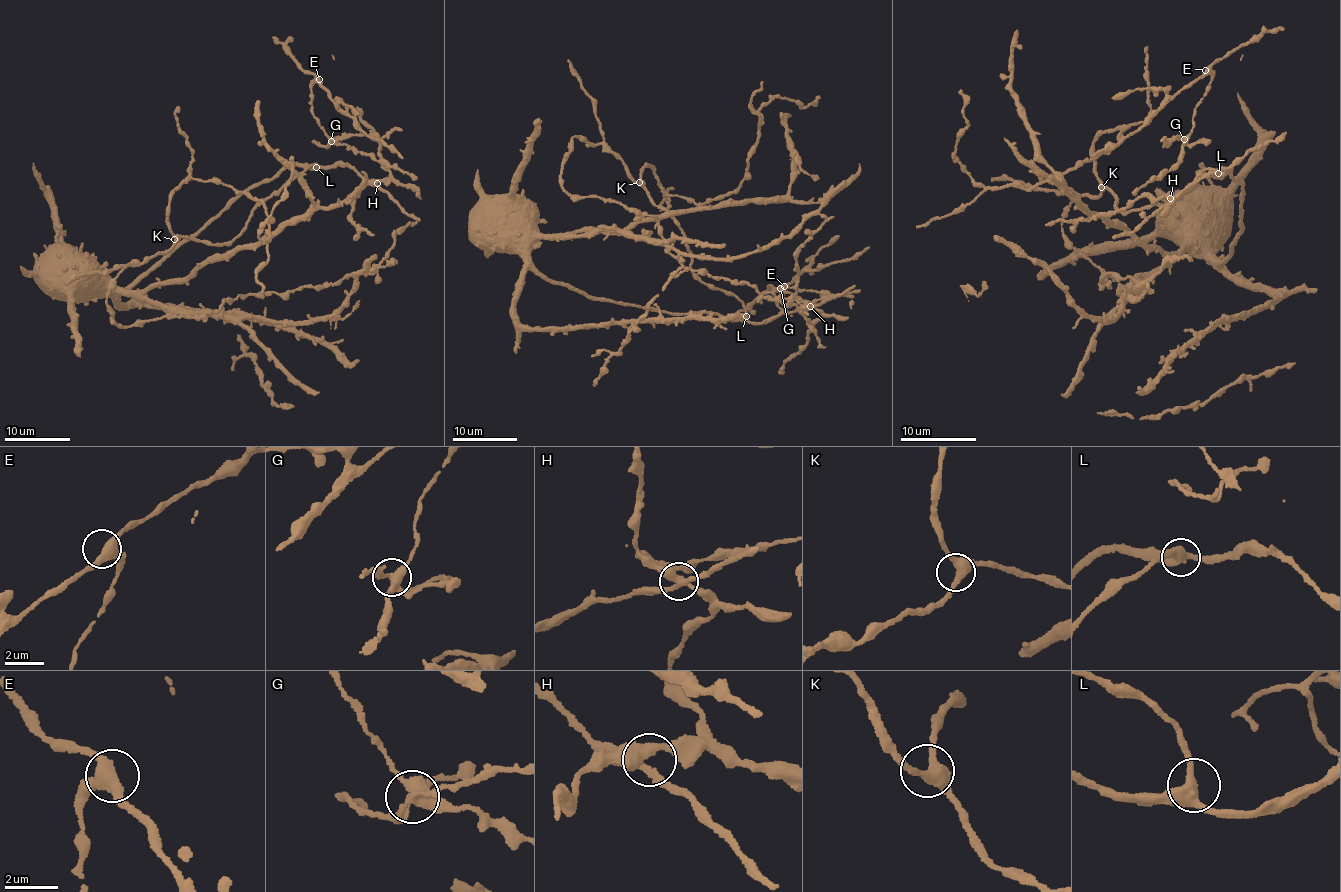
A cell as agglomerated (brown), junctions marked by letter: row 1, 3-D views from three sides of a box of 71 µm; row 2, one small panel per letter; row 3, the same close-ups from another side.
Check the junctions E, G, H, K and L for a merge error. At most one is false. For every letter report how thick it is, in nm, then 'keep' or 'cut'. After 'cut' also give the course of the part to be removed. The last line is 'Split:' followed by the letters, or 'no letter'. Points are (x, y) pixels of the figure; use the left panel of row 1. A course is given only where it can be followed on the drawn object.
E: 400 nm thick; keep
G: 380 nm thick; cut; foreign part runs (331, 141), (353, 134), (384, 137), (394, 129), (402, 130)
H: 360 nm thick; keep
K: 360 nm thick; keep
L: 380 nm thick; keep
Split: G

